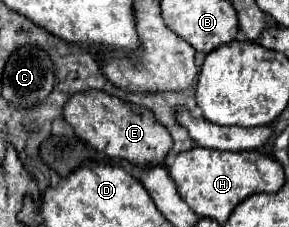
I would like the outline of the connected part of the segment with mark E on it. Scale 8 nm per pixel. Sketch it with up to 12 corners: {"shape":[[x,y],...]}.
{"shape":[[76,92],[64,120],[102,158],[164,164],[172,138],[148,108]]}

